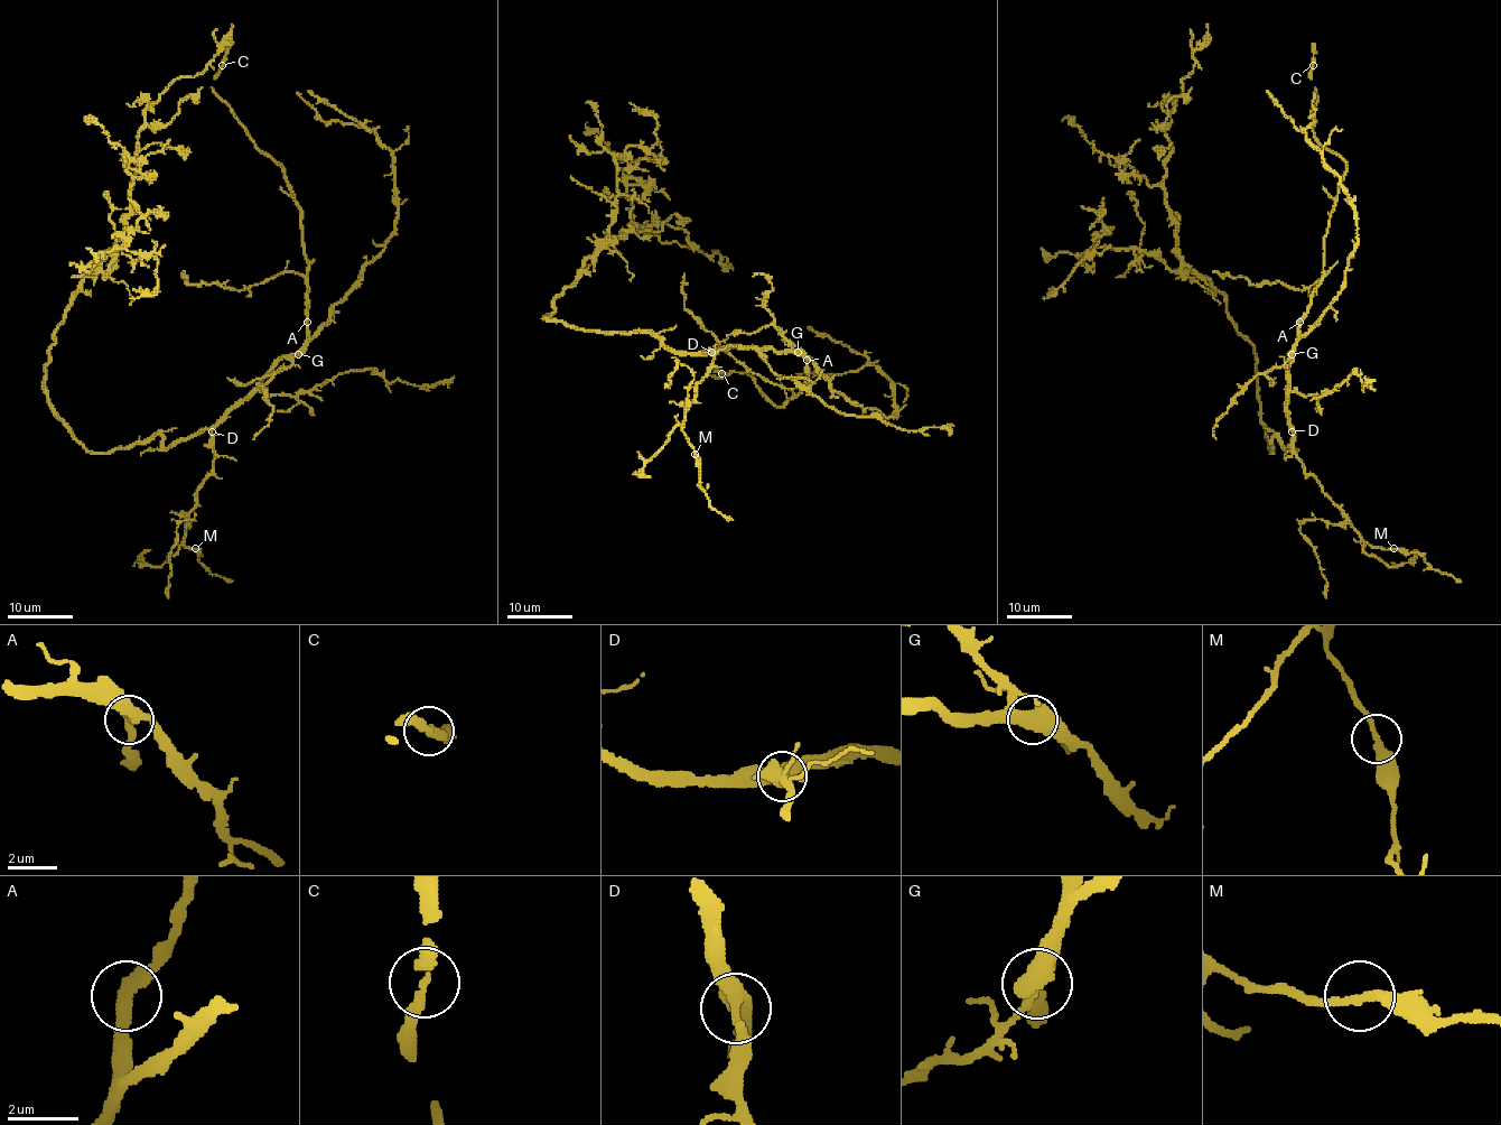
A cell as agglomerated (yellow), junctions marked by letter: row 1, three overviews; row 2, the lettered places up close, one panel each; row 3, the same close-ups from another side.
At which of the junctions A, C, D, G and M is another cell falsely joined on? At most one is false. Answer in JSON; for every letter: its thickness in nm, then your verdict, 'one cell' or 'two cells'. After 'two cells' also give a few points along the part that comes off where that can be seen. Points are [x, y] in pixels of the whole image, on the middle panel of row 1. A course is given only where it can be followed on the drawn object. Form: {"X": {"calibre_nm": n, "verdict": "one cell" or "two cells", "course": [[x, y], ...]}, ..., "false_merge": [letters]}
{"A": {"calibre_nm": 320, "verdict": "one cell"}, "C": {"calibre_nm": 280, "verdict": "one cell"}, "D": {"calibre_nm": 360, "verdict": "one cell"}, "G": {"calibre_nm": 600, "verdict": "one cell"}, "M": {"calibre_nm": 280, "verdict": "one cell"}, "false_merge": []}

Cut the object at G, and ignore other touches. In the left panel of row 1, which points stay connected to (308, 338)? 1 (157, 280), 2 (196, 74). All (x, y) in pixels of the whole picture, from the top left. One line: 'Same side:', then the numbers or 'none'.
Same side: none

